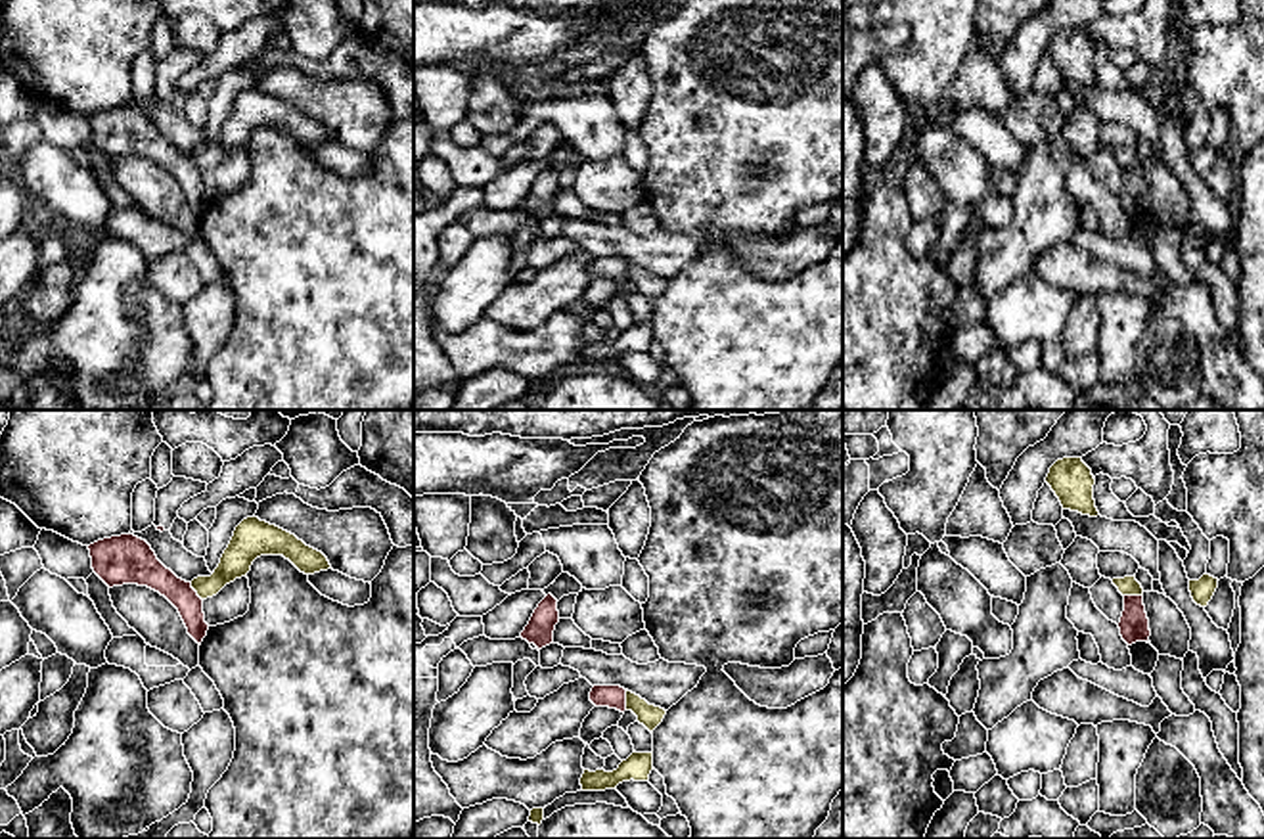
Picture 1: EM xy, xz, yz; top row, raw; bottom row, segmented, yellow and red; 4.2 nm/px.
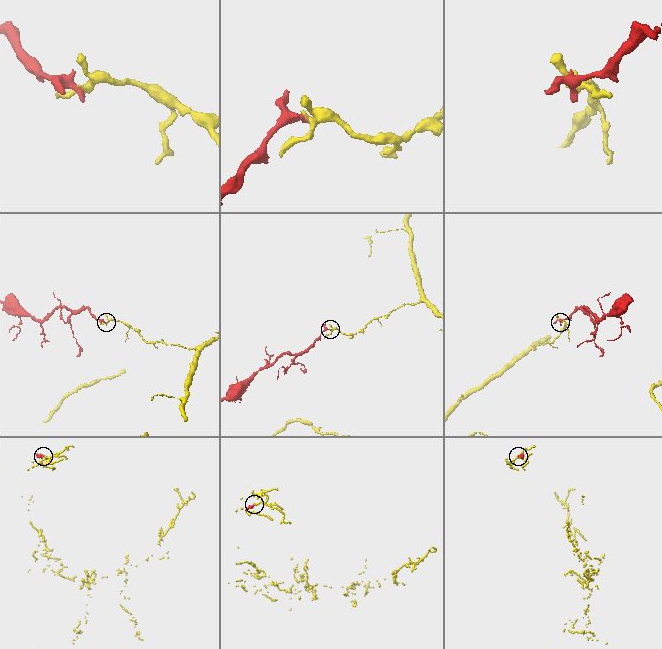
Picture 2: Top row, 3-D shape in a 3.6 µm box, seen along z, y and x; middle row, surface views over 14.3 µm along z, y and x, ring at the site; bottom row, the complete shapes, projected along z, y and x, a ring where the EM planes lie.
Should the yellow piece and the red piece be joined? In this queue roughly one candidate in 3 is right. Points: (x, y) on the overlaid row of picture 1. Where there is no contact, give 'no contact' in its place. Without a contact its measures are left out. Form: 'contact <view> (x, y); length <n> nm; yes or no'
contact xz (627, 700); length 90 nm; no

